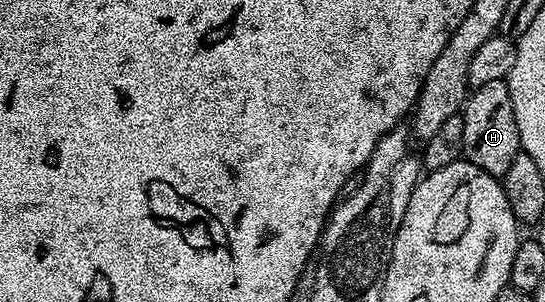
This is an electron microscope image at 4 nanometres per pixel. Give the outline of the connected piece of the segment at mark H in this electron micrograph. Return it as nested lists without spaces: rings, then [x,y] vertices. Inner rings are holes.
[[[488,81],[488,85],[473,88],[460,114],[464,121],[462,153],[466,162],[495,177],[506,175],[512,161],[516,161],[522,151],[520,133],[516,129],[516,113],[512,109],[512,97],[506,82]]]

